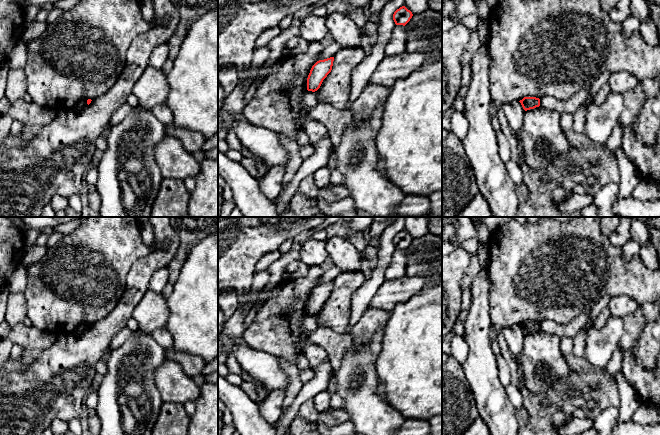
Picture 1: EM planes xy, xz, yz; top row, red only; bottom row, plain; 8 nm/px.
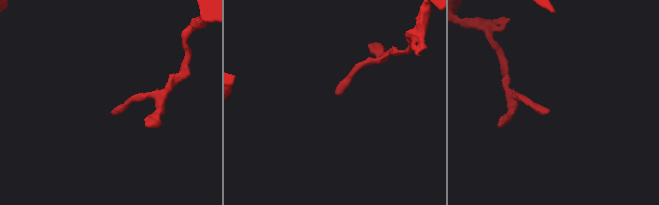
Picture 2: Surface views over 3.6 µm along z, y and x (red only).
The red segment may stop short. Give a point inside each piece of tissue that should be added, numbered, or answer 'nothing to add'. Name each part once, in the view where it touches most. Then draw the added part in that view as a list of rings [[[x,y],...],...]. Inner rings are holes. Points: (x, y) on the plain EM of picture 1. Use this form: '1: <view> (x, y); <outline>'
nothing to add

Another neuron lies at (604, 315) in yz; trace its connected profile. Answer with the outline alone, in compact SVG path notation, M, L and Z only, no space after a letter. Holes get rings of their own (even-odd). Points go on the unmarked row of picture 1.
M608 307L603 308L602 311L597 316L597 318L594 320L592 326L595 329L602 329L605 326L608 319L610 318L610 316L611 313L609 308Z

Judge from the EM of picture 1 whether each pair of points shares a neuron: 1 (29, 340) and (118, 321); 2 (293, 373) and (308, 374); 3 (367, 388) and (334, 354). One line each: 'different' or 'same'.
1: different
2: different
3: different

